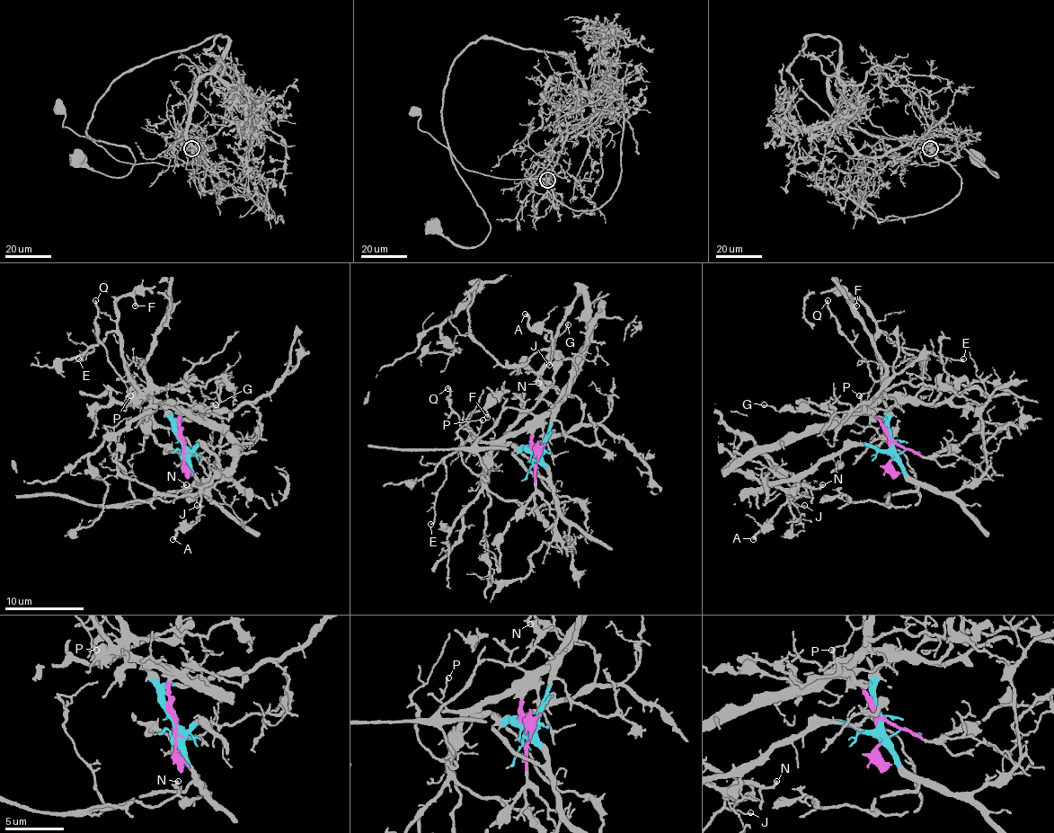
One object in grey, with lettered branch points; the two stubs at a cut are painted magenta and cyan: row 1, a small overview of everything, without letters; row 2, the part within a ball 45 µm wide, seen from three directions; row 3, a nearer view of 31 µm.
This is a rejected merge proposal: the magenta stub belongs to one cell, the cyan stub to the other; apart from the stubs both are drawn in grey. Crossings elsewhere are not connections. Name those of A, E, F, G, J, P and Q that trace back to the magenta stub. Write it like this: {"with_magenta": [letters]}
{"with_magenta": ["A", "E", "F", "G", "J", "P", "Q"]}

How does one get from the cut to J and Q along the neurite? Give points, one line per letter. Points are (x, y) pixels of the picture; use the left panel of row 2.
J: (182, 446), (182, 414), (192, 414), (214, 424), (234, 444), (234, 462), (202, 488), (200, 504), (196, 506)
Q: (182, 446), (181, 416), (174, 410), (153, 404), (122, 378), (112, 365), (99, 339), (94, 301)

